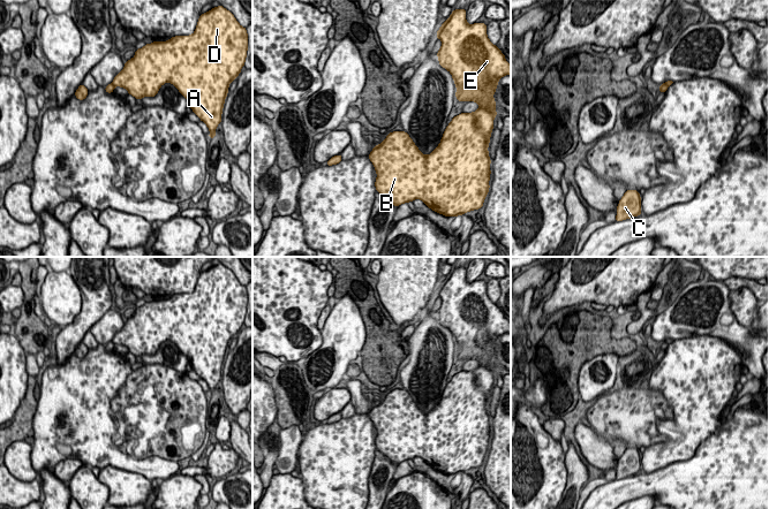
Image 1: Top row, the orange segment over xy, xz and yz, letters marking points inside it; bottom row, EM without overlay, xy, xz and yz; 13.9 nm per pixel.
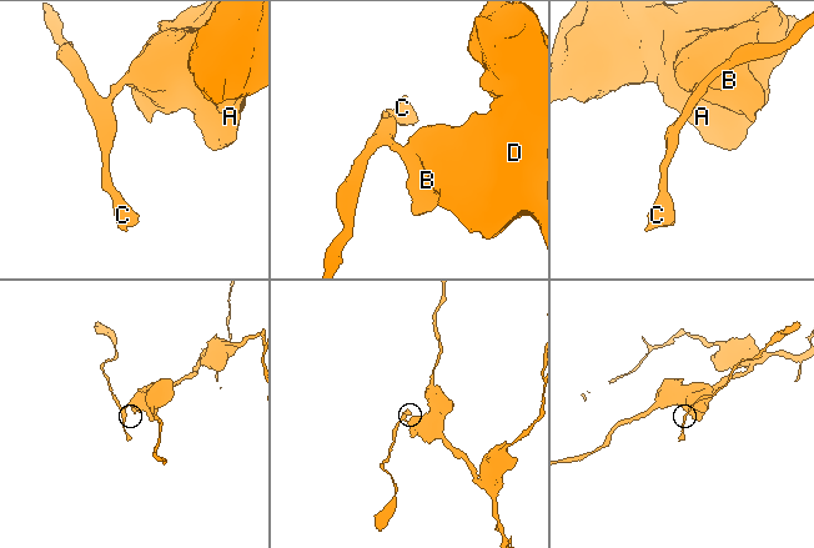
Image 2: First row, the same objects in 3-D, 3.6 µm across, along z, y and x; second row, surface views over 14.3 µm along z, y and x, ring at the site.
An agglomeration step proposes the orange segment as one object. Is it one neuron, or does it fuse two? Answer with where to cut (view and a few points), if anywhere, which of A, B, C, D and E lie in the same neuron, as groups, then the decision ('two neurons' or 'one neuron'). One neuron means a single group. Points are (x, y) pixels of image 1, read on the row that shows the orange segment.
yz (664, 83), (668, 85) | A B D E / C | two neurons

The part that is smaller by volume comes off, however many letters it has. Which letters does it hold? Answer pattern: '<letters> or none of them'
C

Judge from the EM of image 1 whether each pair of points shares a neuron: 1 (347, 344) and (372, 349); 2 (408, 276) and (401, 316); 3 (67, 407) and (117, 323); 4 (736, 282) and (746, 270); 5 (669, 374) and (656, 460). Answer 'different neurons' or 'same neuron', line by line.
1: different neurons
2: same neuron
3: different neurons
4: different neurons
5: same neuron

